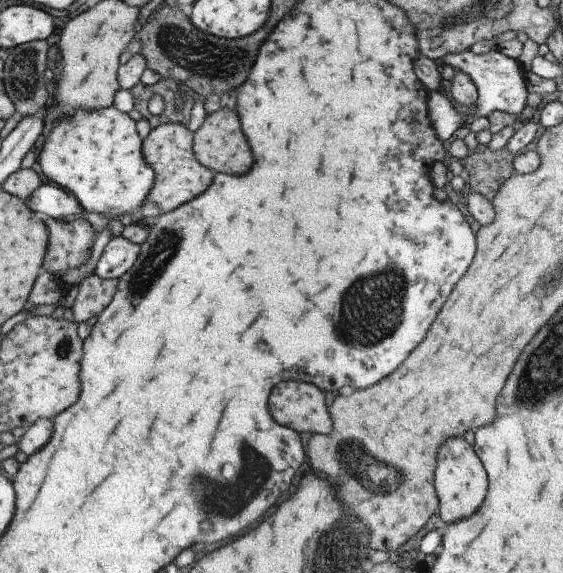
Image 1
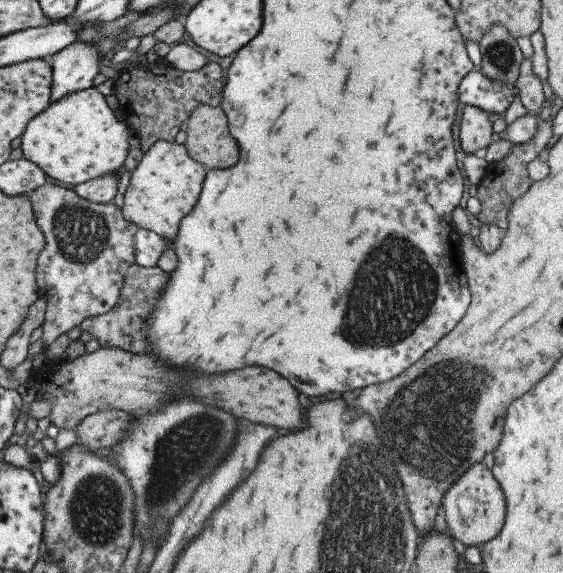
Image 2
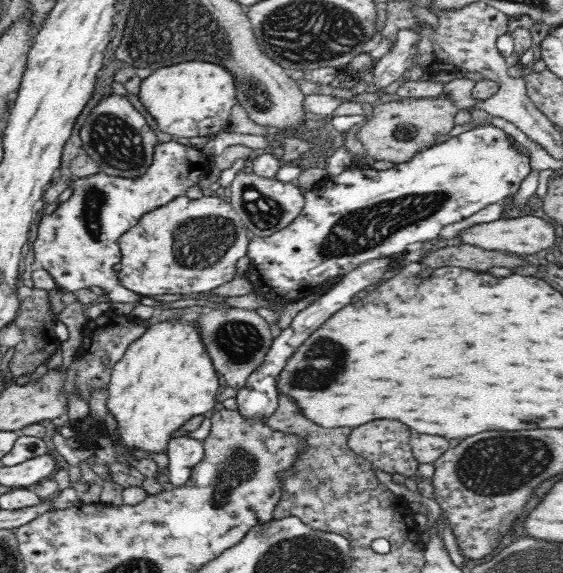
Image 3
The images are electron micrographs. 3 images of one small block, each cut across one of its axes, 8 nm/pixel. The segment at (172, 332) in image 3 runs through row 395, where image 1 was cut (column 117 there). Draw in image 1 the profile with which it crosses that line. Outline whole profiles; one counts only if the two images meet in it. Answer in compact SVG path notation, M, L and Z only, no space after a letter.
M113 105L99 110L77 108L71 116L50 123L36 147L36 162L48 180L75 197L85 212L115 218L139 211L153 186L153 170L141 154L135 121Z

